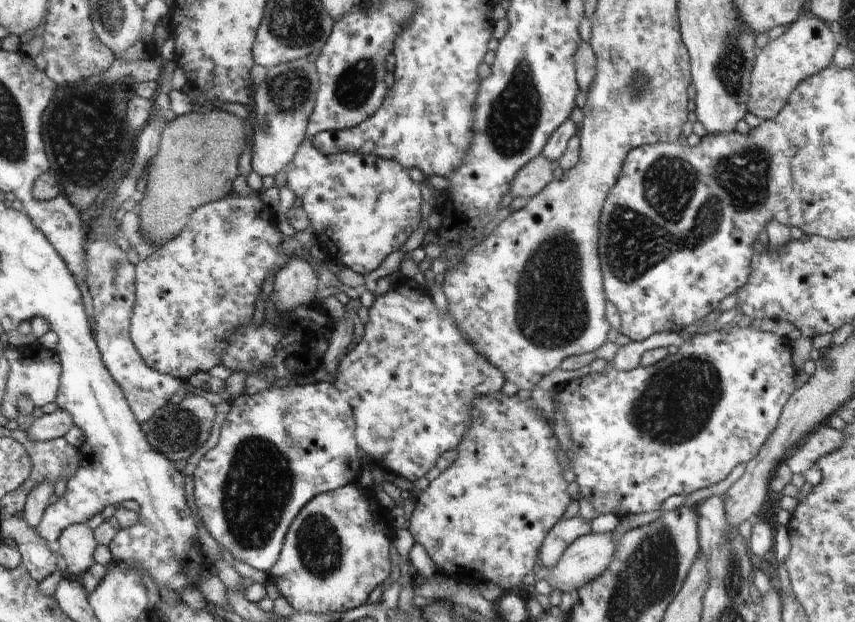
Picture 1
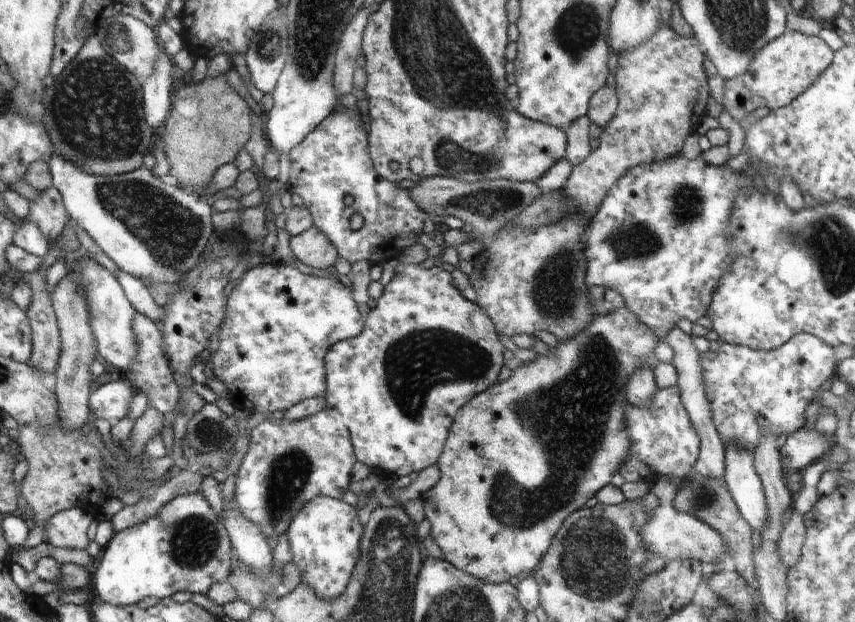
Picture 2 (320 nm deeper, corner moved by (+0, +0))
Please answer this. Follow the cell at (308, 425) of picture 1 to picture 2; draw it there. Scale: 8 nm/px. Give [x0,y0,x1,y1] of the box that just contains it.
[234,406,357,538]

